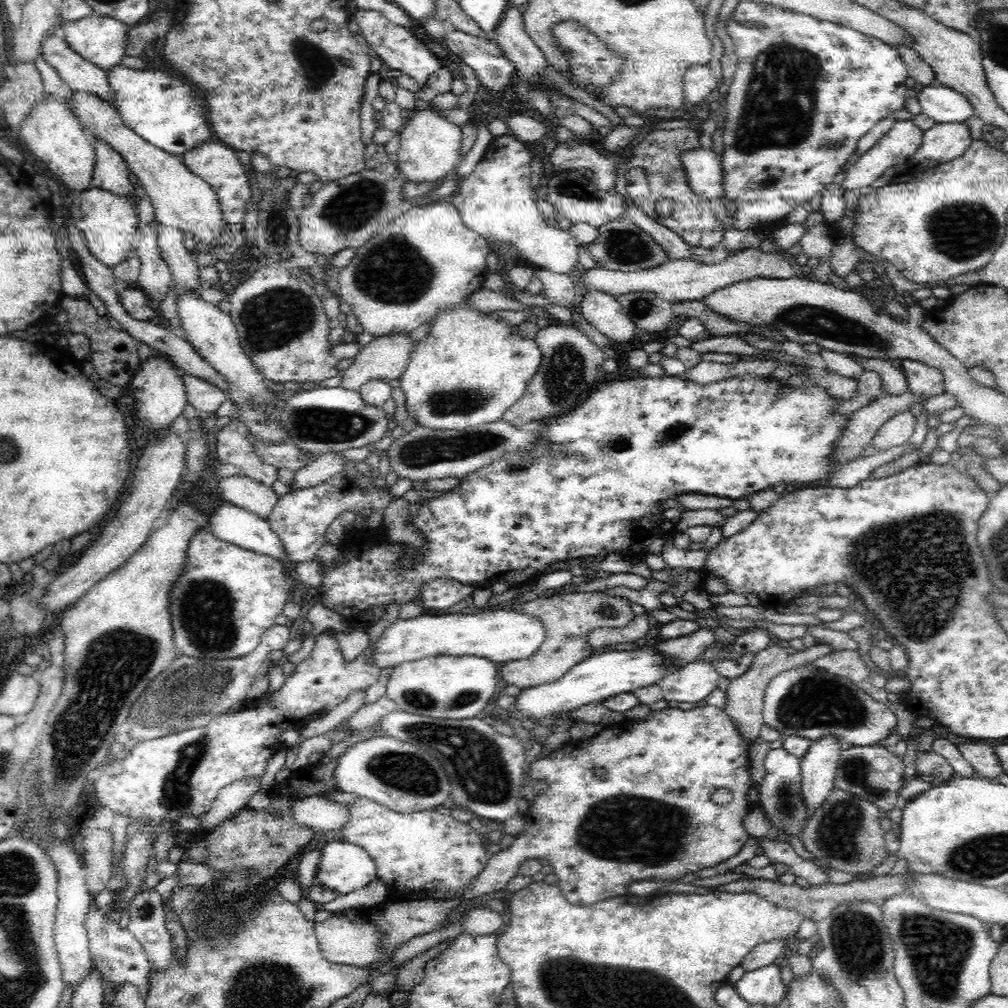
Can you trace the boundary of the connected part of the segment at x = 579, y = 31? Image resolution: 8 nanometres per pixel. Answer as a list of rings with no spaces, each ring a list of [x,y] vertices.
[[[558,21],[551,28],[551,33],[553,38],[556,39],[557,48],[565,50],[571,66],[571,76],[575,80],[579,80],[581,86],[589,84],[589,86],[602,88],[602,86],[608,86],[614,76],[620,74],[624,59],[614,55],[614,51],[610,51],[594,33],[584,29],[578,21]]]

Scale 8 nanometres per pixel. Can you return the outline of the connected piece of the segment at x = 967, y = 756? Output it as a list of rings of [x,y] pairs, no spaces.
[[[956,742],[958,750],[963,754],[964,759],[972,766],[976,776],[996,781],[1004,776],[1004,771],[996,759],[994,749],[984,743]]]

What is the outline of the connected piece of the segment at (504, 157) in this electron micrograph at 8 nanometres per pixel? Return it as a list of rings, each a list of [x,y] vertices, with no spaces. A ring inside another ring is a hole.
[[[512,134],[493,137],[472,174],[461,179],[452,204],[466,228],[475,230],[495,244],[501,260],[510,256],[528,267],[570,274],[579,268],[578,243],[569,231],[548,226],[538,211],[532,194],[532,160],[533,155],[528,148]]]

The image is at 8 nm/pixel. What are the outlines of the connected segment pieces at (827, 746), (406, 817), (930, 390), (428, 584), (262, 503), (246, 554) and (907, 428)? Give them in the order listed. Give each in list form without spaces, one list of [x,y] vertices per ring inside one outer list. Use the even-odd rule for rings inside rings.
[[[822,735],[806,749],[806,756],[801,759],[800,791],[808,818],[834,788],[840,754],[840,739],[830,735]]]
[[[358,797],[348,803],[348,820],[337,831],[342,841],[361,846],[374,860],[377,878],[388,889],[385,904],[410,901],[404,898],[406,892],[434,892],[442,890],[446,894],[466,893],[476,877],[484,870],[490,857],[484,848],[480,831],[475,831],[468,823],[456,820],[452,815],[443,815],[437,811],[401,813],[378,804],[366,797]]]
[[[902,359],[897,363],[906,377],[907,390],[916,396],[938,396],[945,392],[941,370],[920,361]]]
[[[439,576],[426,581],[419,590],[419,602],[422,607],[450,608],[458,602],[462,602],[466,596],[472,595],[472,587],[462,584],[454,579]]]
[[[246,475],[222,477],[218,484],[224,500],[266,518],[275,507],[278,495],[272,487],[263,485]]]
[[[202,527],[188,541],[183,573],[169,594],[178,654],[226,660],[256,650],[264,632],[283,614],[289,591],[280,561],[224,542]]]
[[[910,410],[892,416],[884,422],[871,442],[870,452],[882,452],[908,441],[914,433],[917,418]]]

